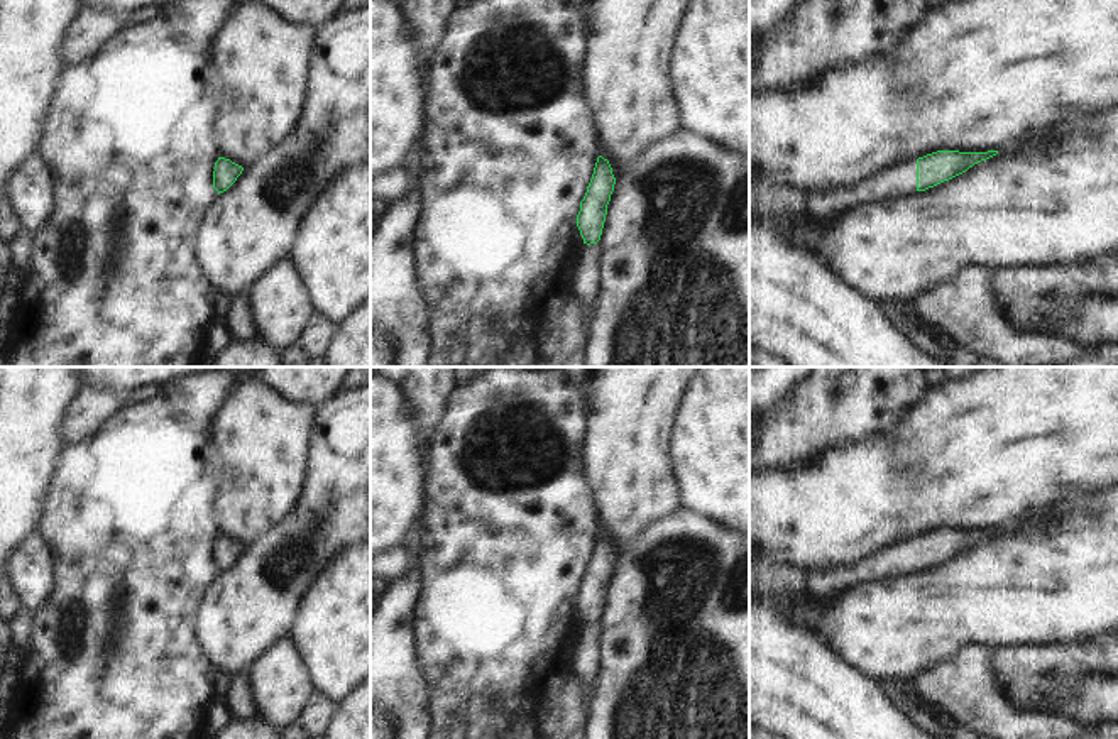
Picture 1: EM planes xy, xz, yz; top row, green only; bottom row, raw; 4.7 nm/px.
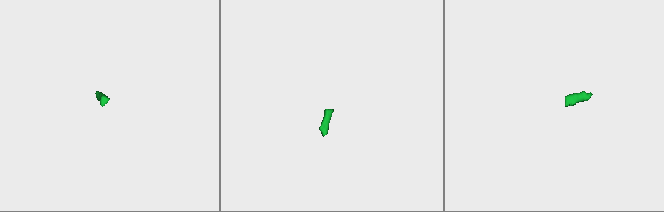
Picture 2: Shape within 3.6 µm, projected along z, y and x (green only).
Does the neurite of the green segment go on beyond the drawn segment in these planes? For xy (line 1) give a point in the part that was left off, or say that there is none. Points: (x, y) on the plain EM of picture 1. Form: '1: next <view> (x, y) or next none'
1: next none

